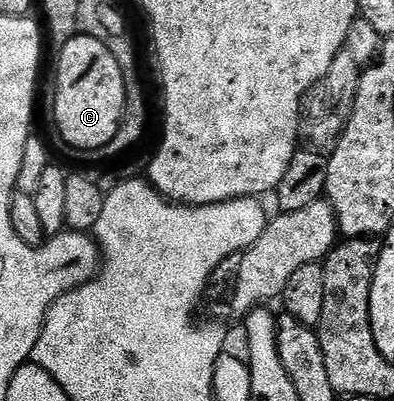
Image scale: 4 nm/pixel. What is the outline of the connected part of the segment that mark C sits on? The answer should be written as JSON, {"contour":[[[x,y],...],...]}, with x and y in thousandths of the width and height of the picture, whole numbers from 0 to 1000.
{"contour":[[[193,82],[188,95],[157,107],[150,167],[140,175],[140,314],[150,334],[190,374],[241,374],[256,379],[297,339],[317,269],[317,200],[307,190],[307,160],[287,150],[287,130],[236,100],[236,90]]]}

